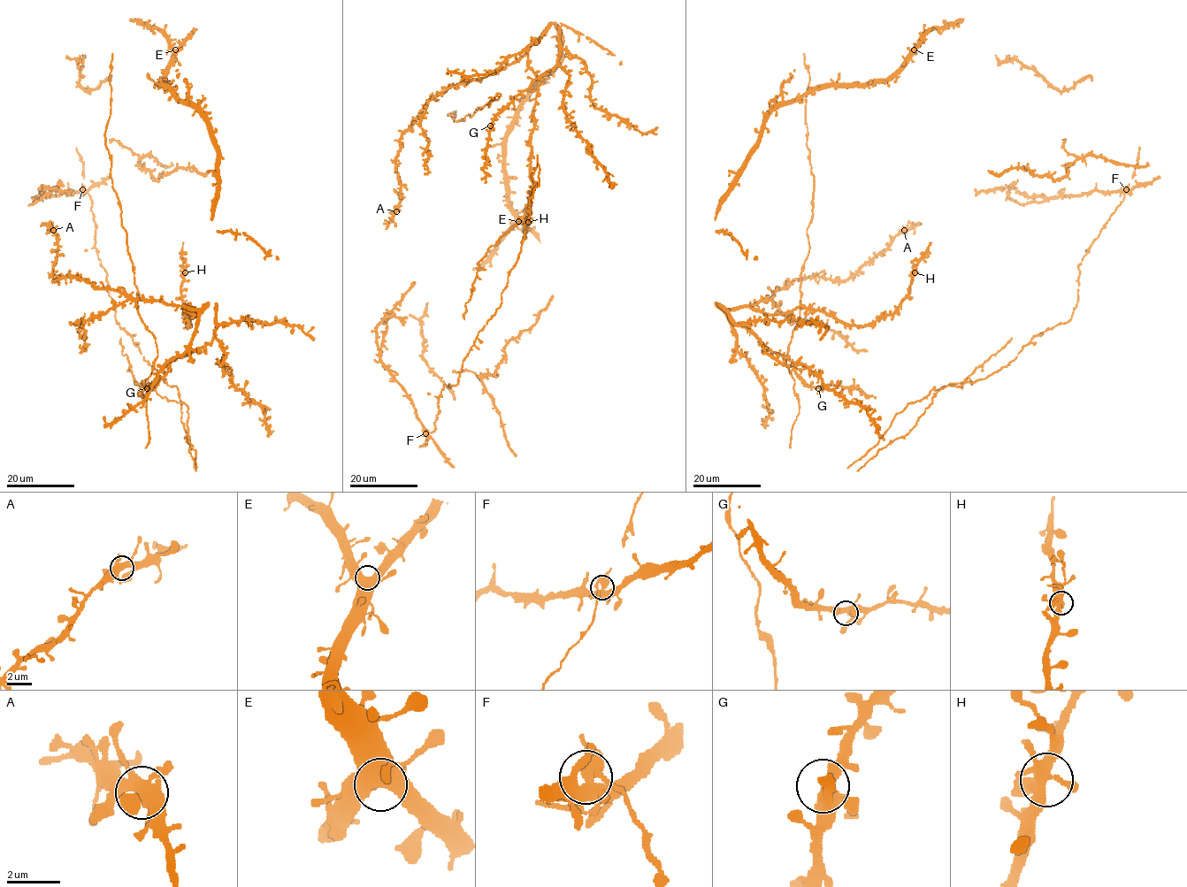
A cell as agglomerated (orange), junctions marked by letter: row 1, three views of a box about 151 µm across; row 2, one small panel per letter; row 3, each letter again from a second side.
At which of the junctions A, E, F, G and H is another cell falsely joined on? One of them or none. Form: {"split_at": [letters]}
{"split_at": ["F"]}

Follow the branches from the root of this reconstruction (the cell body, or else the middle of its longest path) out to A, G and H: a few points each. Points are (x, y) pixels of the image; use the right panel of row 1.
A: (733, 320), (716, 303), (725, 308), (754, 305), (796, 279), (848, 279), (904, 230)
G: (733, 320), (745, 325), (764, 347), (785, 356), (794, 372), (807, 386), (818, 388)
H: (733, 320), (716, 303), (768, 314), (806, 306), (851, 325), (871, 325), (894, 311), (915, 272)

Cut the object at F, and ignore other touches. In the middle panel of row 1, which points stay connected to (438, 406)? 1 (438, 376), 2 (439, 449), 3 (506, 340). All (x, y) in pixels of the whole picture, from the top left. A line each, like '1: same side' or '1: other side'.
1: other side
2: other side
3: other side

